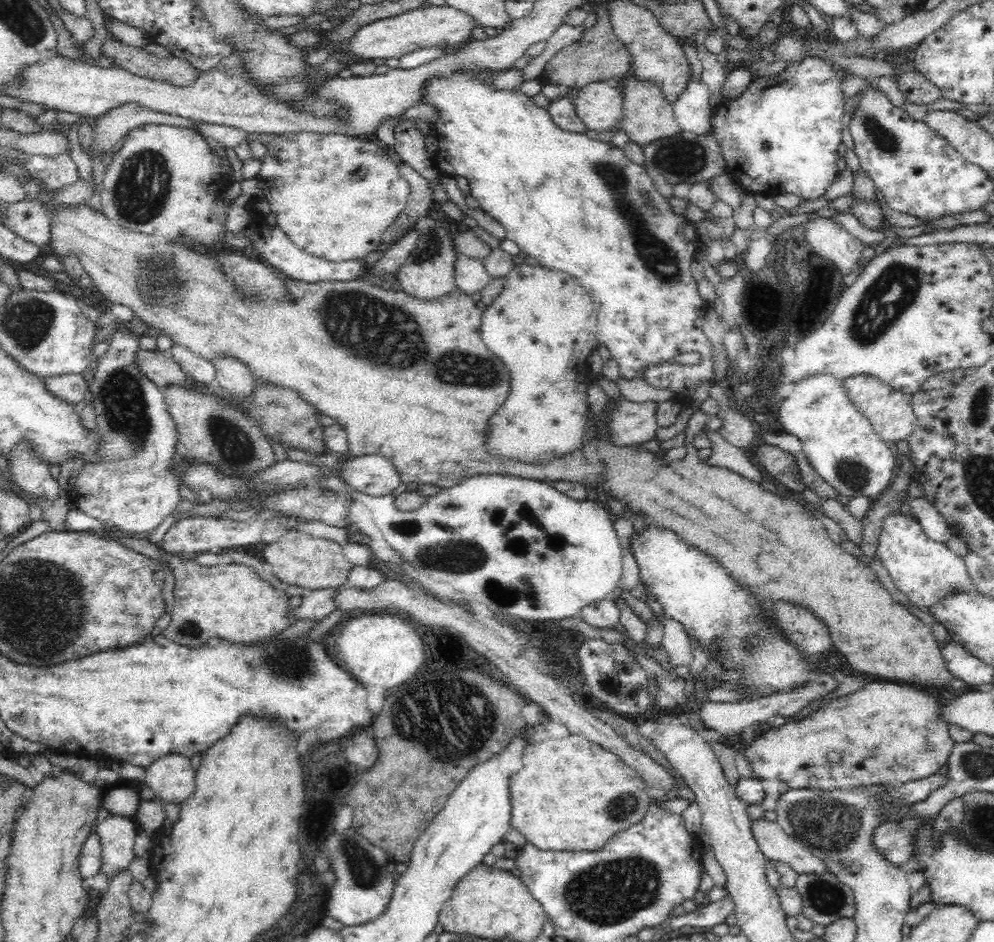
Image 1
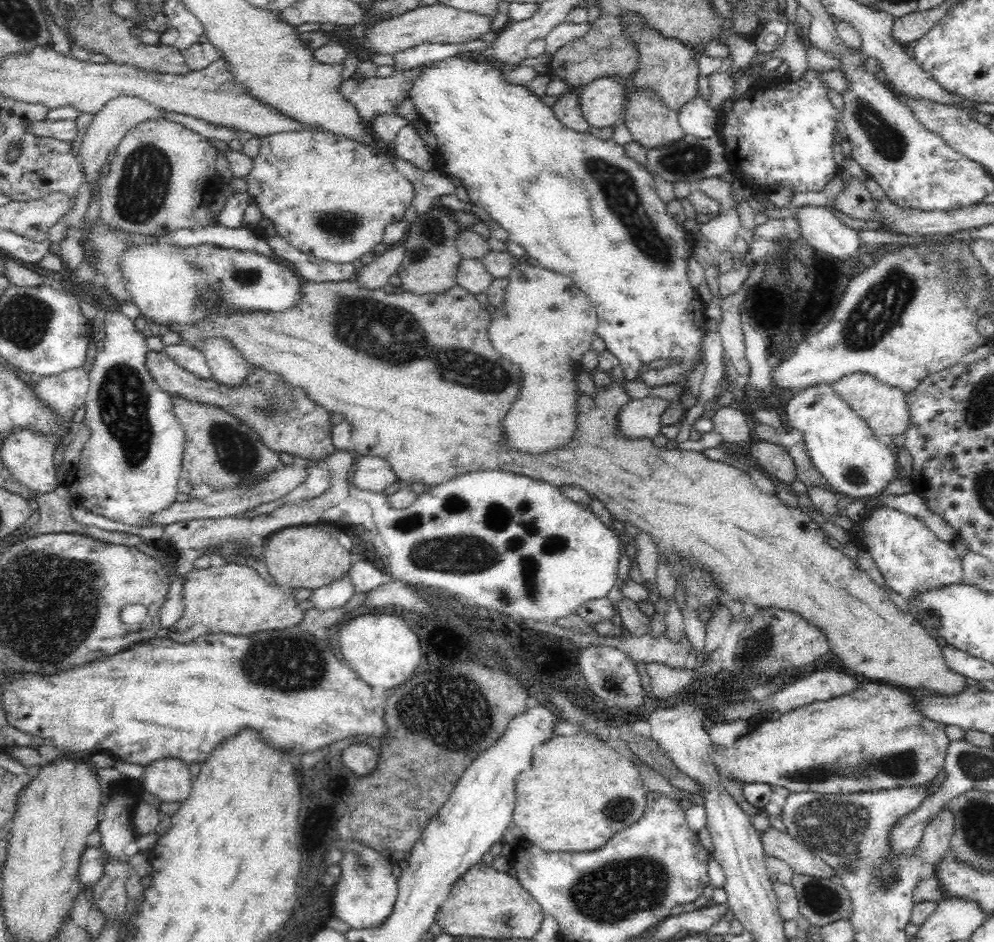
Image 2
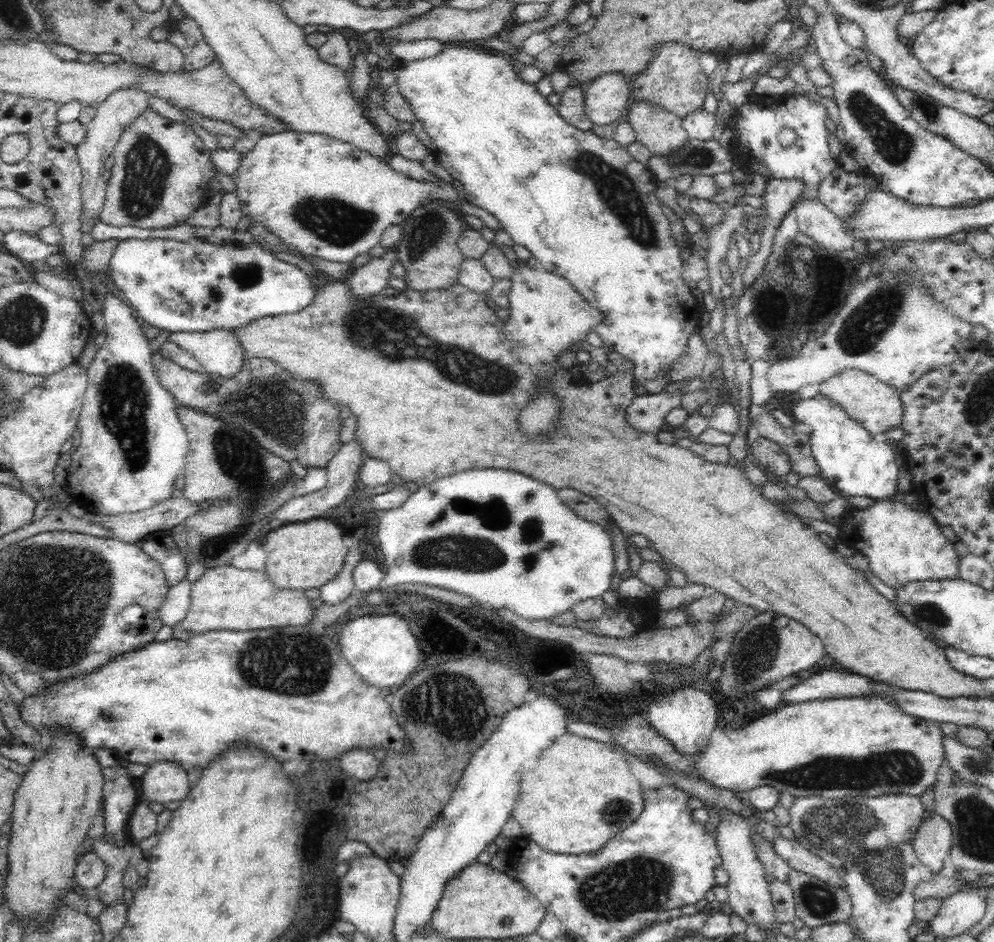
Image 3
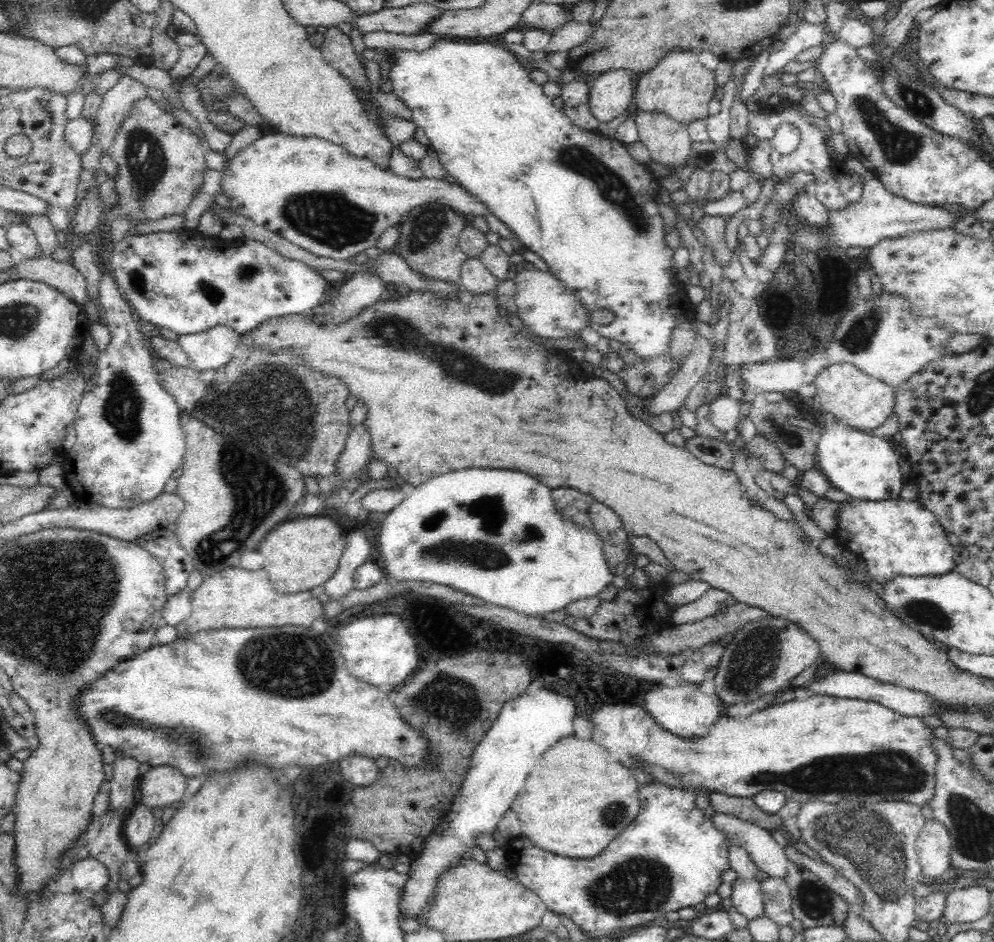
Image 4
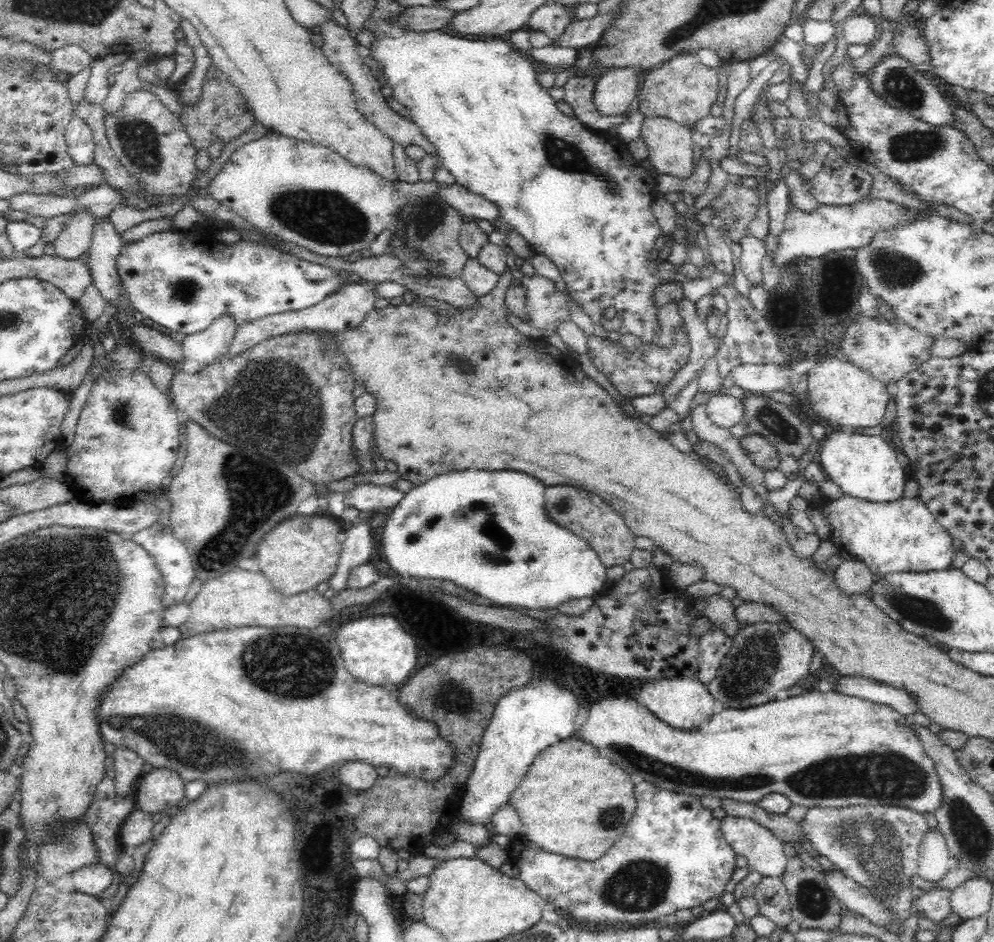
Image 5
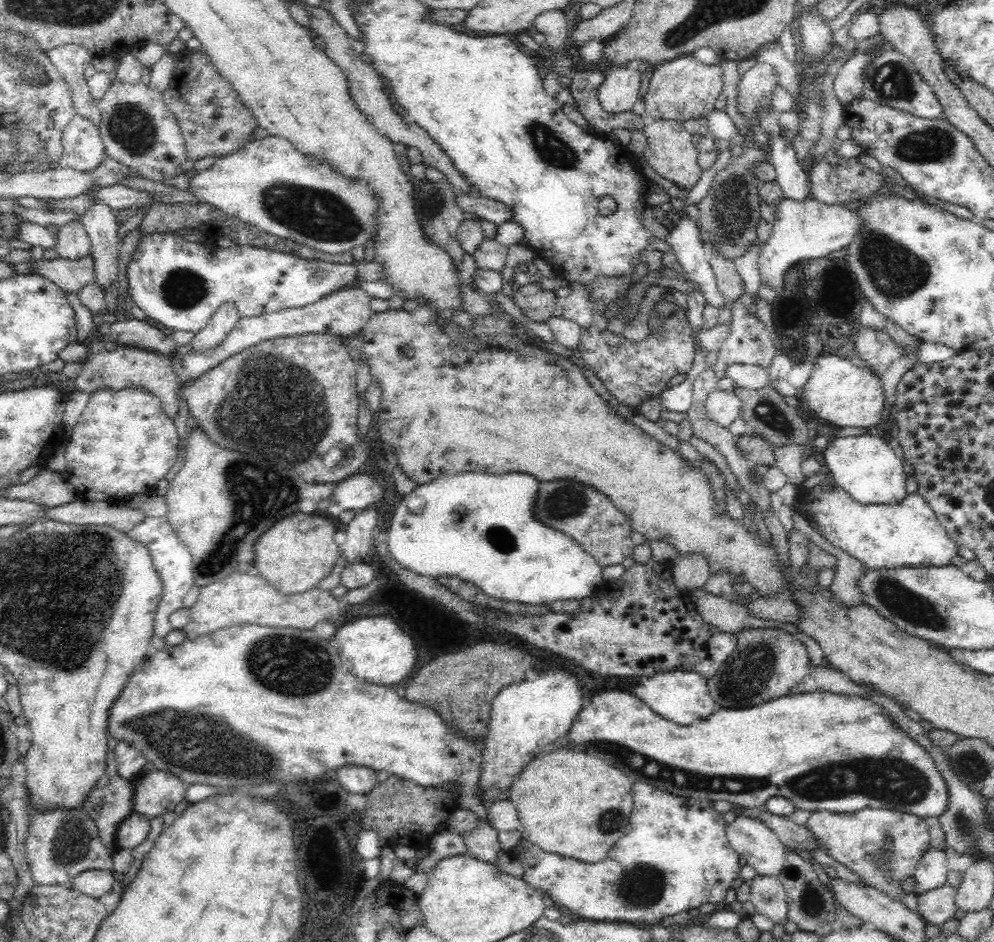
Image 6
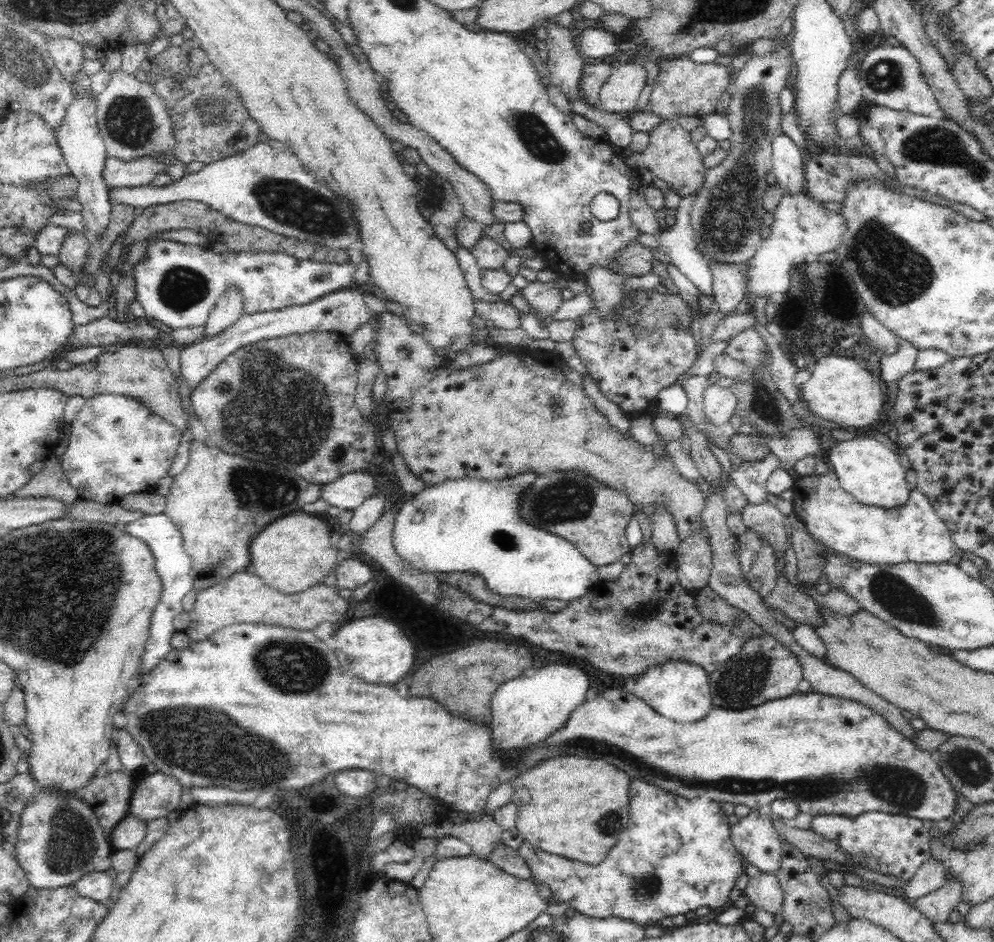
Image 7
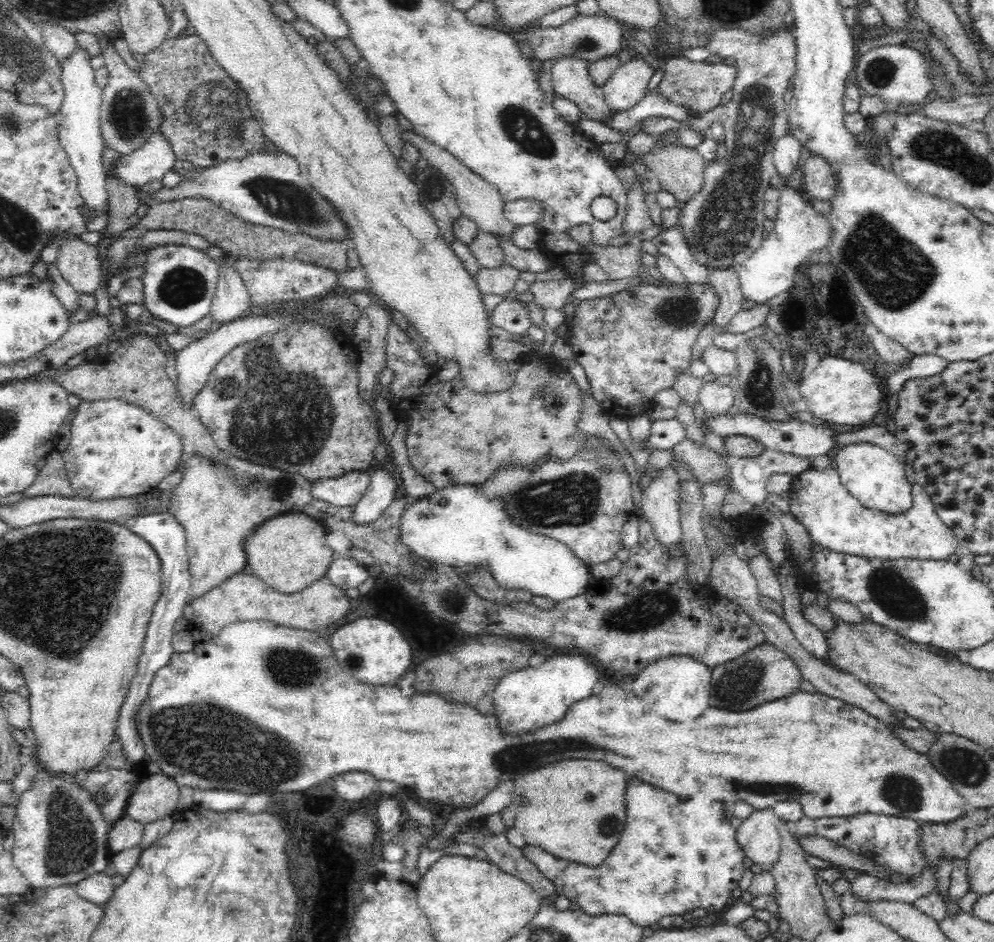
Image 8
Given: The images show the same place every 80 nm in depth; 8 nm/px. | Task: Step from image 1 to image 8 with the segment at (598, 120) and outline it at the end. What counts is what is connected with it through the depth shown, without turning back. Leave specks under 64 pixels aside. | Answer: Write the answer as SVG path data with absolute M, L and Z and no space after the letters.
M642 57L633 58L616 69L601 86L604 104L614 112L632 108L645 95L652 76L652 68Z

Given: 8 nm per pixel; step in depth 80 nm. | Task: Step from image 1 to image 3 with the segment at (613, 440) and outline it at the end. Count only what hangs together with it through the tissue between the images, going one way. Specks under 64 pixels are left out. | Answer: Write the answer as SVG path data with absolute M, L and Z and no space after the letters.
M682 393L635 395L626 408L625 420L633 430L646 434L658 434L662 430L664 418L671 409L681 406Z

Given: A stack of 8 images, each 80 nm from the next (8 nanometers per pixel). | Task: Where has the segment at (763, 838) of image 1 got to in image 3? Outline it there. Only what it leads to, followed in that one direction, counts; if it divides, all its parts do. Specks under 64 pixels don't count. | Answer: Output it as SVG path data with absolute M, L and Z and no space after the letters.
M780 835L771 840L770 845L774 852L789 864L791 870L797 870L827 882L838 882L836 869L823 858L806 850L798 841Z

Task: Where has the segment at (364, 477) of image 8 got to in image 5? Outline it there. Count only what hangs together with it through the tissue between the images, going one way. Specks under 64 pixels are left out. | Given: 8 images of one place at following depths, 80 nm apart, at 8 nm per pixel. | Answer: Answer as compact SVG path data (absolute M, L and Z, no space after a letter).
M360 484L349 493L345 493L345 506L354 506L365 512L382 510L396 506L405 495L395 486Z

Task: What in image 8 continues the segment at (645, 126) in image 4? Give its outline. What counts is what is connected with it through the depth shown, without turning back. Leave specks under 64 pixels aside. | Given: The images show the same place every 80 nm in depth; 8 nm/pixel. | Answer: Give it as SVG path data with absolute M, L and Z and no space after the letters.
M672 128L672 130L666 130L664 134L660 134L655 138L650 152L644 154L644 156L636 156L630 150L623 149L620 160L630 167L635 163L644 165L644 168L649 170L649 175L660 181L661 190L671 192L676 196L678 202L683 204L689 201L697 192L700 192L707 162L696 148L688 148L679 142L679 138L677 138L679 132L680 128Z

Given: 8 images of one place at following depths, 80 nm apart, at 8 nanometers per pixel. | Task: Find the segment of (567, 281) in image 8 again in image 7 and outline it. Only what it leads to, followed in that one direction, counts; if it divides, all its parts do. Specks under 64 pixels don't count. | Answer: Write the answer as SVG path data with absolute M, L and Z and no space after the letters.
M537 280L527 282L526 286L519 291L532 309L531 313L547 322L562 304L561 290L562 288L554 287L552 283Z

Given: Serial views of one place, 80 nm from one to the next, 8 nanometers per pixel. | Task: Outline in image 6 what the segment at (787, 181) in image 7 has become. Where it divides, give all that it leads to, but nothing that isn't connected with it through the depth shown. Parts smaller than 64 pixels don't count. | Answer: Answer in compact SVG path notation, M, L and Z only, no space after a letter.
M780 135L771 141L771 163L776 171L775 180L782 187L785 198L807 201L809 193L809 173L796 161L795 149Z

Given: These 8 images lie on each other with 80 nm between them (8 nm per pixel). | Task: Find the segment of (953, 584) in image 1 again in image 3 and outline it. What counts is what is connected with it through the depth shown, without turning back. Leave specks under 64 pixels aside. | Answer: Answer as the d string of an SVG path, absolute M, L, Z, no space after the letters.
M878 500L867 510L851 508L843 517L840 542L862 553L869 561L871 572L884 584L900 590L916 581L959 578L960 559L954 546L942 535L935 518L926 510L916 511L902 502Z

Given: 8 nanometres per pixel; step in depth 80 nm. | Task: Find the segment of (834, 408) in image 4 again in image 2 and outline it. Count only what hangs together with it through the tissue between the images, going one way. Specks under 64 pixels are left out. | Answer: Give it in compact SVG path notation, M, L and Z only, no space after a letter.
M854 373L831 384L838 396L841 396L866 421L874 435L882 440L884 437L904 435L912 424L912 414L903 390L894 388L876 377L866 373Z

